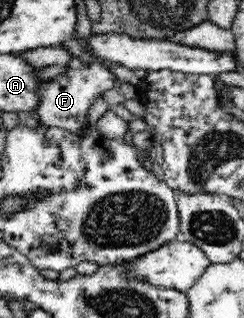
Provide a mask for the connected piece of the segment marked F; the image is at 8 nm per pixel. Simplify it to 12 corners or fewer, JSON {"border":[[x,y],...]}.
{"border":[[78,58],[40,85],[37,121],[80,134],[98,97],[116,88],[105,64]]}

